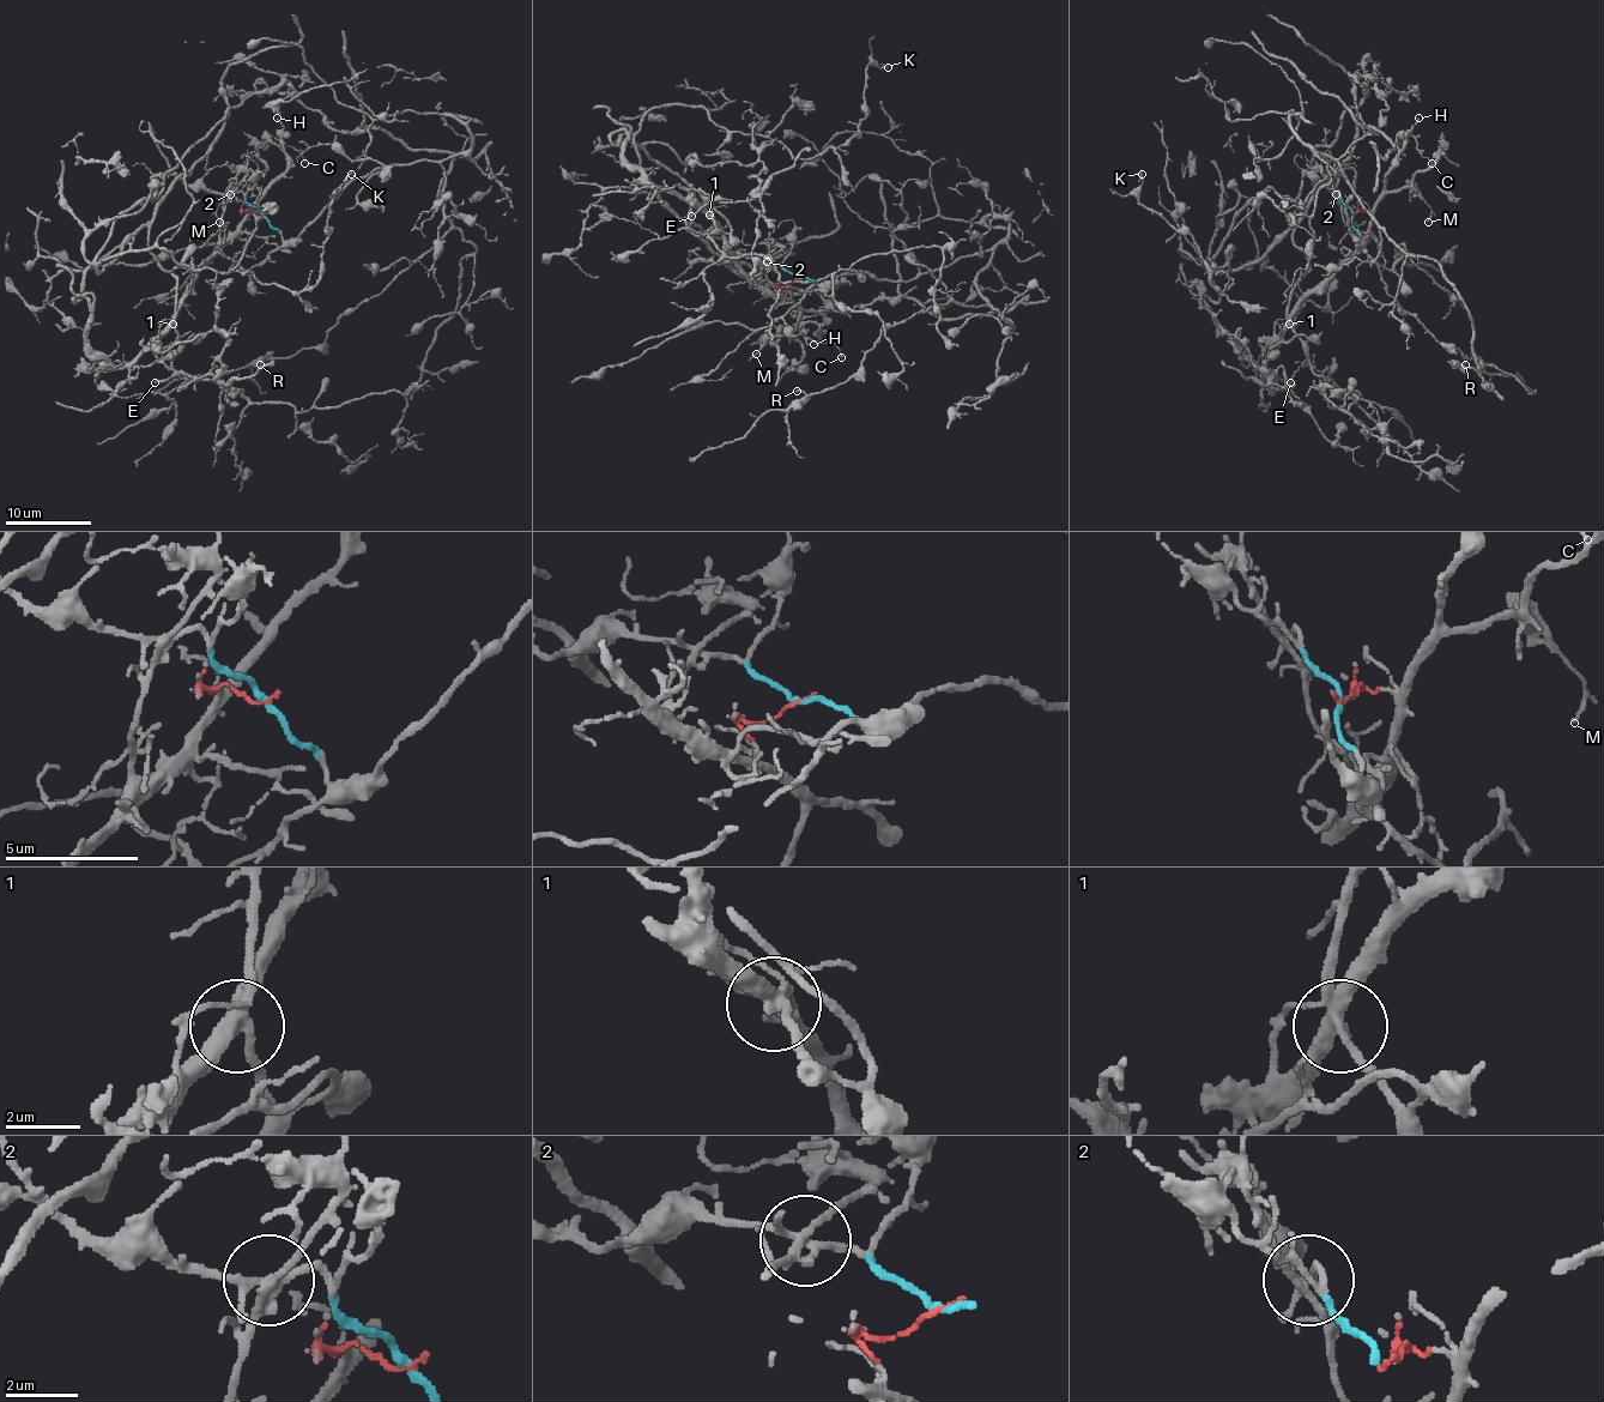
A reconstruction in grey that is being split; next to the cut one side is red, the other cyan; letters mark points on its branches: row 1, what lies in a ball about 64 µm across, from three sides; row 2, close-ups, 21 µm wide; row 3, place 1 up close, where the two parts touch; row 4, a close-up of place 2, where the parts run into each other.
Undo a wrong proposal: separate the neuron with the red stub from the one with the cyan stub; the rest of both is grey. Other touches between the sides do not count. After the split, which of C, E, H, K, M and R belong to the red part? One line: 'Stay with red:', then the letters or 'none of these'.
Stay with red: C, E, H, M

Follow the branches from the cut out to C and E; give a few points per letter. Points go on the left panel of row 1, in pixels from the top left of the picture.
C: (261, 216), (247, 209), (288, 167), (288, 156), (270, 143), (268, 137), (296, 149), (304, 162)
E: (261, 216), (247, 209), (247, 219), (200, 267), (171, 327), (152, 348), (159, 361), (174, 372), (155, 382)

